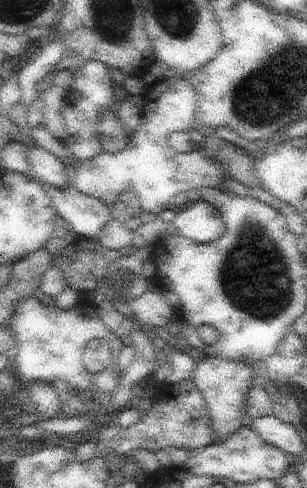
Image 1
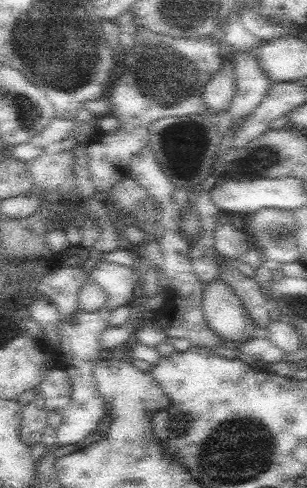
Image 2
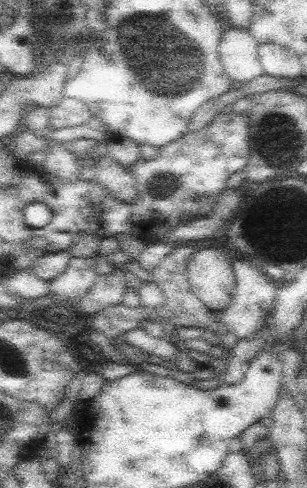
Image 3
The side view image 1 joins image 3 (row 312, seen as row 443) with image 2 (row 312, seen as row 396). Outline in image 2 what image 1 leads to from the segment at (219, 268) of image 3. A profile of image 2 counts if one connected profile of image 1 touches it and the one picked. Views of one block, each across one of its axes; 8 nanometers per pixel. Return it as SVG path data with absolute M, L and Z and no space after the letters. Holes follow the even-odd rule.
M221 278L205 284L201 312L205 314L209 328L217 332L227 342L227 346L243 344L245 340L251 340L253 334L257 334L251 314L245 312L235 290Z

